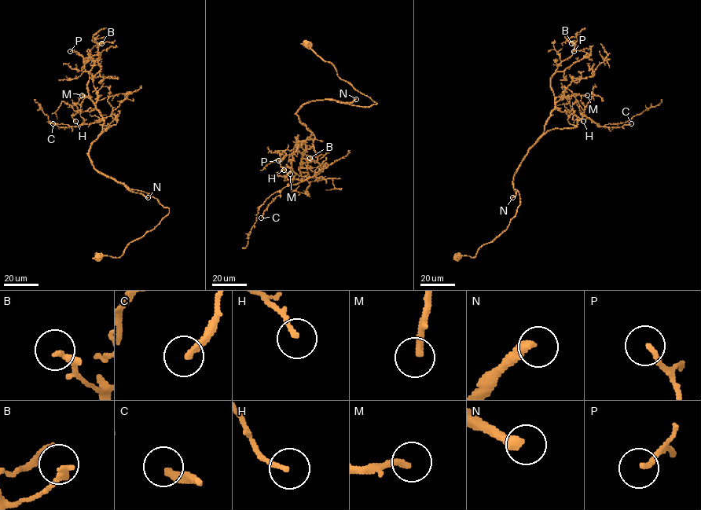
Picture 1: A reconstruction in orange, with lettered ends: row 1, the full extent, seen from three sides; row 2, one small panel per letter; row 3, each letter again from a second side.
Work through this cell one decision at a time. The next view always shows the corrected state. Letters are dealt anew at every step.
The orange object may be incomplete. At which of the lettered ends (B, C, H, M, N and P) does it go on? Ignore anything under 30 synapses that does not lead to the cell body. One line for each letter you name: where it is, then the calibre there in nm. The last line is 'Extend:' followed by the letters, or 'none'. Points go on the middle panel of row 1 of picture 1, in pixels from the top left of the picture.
M: place (290, 174); calibre 240 nm
N: place (356, 99); calibre 360 nm
Extend: M, N

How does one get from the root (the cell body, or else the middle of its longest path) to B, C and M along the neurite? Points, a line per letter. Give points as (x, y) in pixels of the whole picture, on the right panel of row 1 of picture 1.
B: (456, 256), (475, 257), (515, 215), (520, 196), (513, 177), (555, 107), (550, 77), (572, 55), (571, 43)
C: (456, 256), (475, 257), (507, 229), (520, 204), (514, 175), (547, 132), (583, 116), (631, 123)
M: (456, 256), (475, 257), (515, 215), (520, 196), (513, 188), (514, 175), (544, 131), (555, 98), (587, 95)

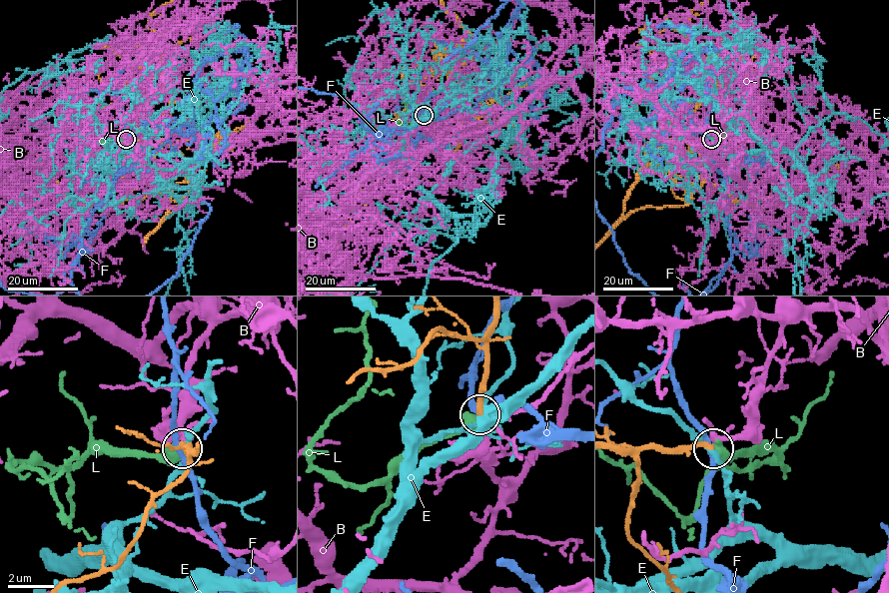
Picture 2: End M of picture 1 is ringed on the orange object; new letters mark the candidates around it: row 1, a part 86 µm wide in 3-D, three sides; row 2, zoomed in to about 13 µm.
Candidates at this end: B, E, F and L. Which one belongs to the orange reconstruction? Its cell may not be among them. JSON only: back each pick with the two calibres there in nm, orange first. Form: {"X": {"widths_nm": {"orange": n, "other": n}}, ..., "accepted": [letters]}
{"accepted": []}

